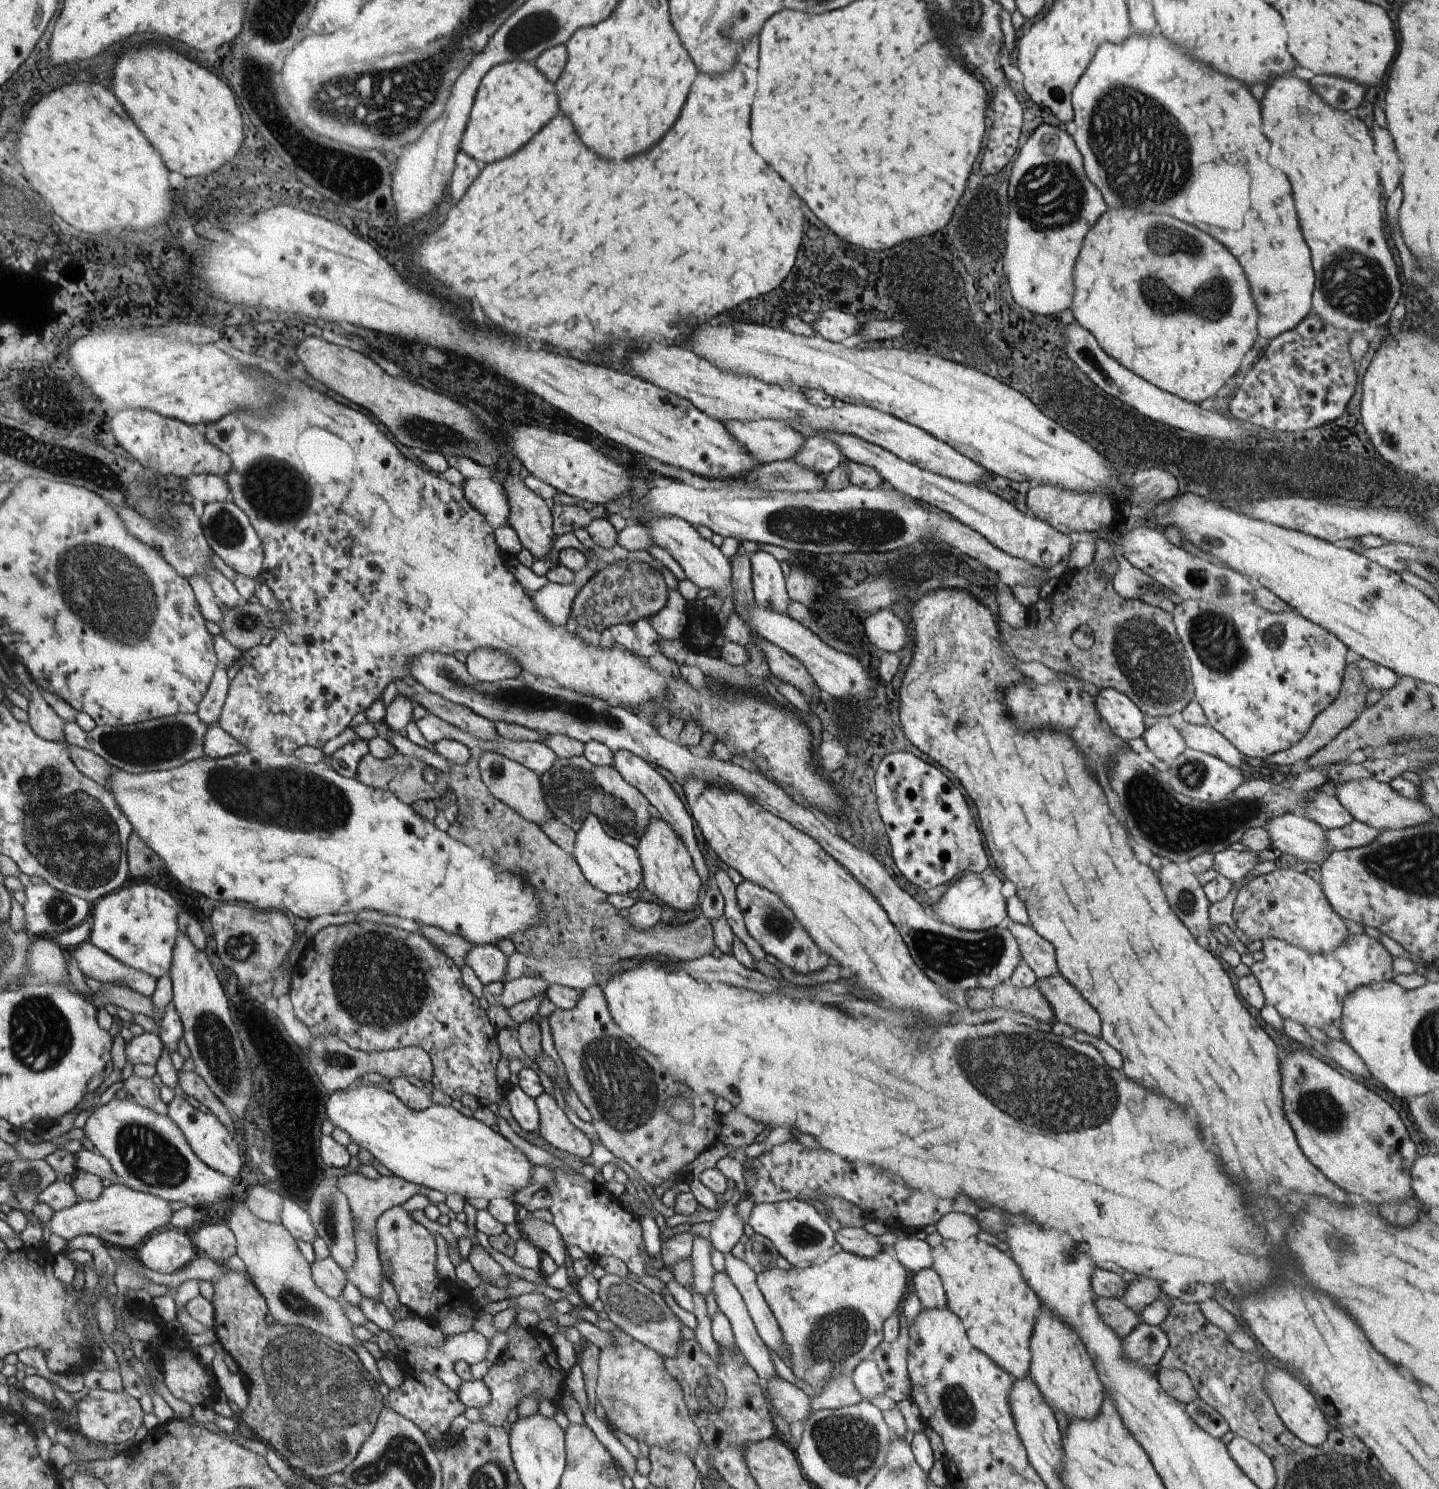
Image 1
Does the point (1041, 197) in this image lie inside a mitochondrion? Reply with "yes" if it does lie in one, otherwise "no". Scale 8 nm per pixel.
yes

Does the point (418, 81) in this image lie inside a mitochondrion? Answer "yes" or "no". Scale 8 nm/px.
yes

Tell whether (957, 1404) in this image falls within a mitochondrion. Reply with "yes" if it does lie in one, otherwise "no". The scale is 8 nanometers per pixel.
yes

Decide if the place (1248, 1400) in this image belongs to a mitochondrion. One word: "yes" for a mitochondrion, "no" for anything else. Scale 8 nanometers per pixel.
yes

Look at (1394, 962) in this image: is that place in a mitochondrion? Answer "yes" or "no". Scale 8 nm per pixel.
no

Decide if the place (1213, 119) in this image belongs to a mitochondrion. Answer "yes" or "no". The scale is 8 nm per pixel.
no

